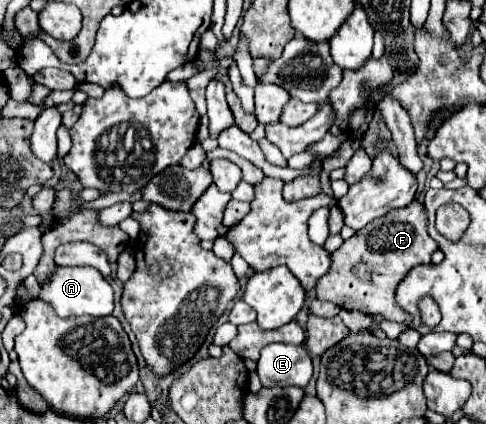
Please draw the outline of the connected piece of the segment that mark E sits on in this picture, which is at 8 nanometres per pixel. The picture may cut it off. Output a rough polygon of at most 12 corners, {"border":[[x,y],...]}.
{"border":[[268,344],[262,386],[304,388],[312,360],[304,346]]}

